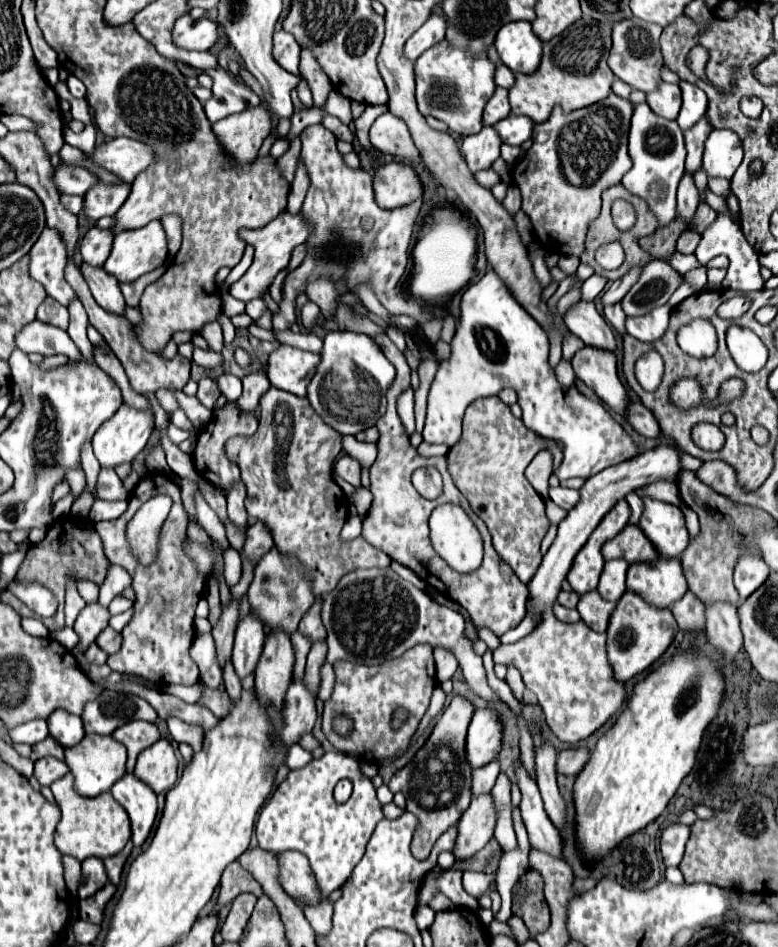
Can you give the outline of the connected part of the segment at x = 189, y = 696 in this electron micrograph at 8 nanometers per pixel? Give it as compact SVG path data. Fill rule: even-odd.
M199 681L195 683L195 687L167 687L167 691L187 703L199 703L201 695L203 695L203 689L205 689L205 683Z

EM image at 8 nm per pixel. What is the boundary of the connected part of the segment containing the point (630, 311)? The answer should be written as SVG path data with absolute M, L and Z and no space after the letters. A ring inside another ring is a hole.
M657 259L643 267L639 281L623 297L621 307L625 315L645 315L661 307L667 297L679 287L681 275L665 261Z

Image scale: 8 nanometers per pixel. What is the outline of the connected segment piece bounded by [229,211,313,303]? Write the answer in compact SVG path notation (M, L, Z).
M283 211L283 213L279 213L271 223L267 223L267 225L261 227L261 229L253 229L253 231L243 229L243 231L239 233L239 237L243 237L243 241L247 241L249 245L255 247L255 259L253 259L253 265L247 269L247 273L245 273L239 281L235 281L235 283L231 285L229 293L231 293L235 299L243 301L243 303L247 303L247 301L251 301L251 299L263 297L263 295L267 293L269 285L273 283L275 275L287 267L289 257L291 257L291 251L293 251L297 245L305 243L307 237L311 235L311 231L313 231L313 225L307 223L307 219L305 219L305 215L303 215L301 211L299 211L297 215L291 215L289 211Z

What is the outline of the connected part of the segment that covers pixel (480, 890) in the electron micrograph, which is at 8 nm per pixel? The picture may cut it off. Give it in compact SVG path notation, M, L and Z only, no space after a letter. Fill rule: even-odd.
M465 871L465 891L479 899L483 893L487 893L489 885L493 883L493 875L489 873L475 873L475 871Z

